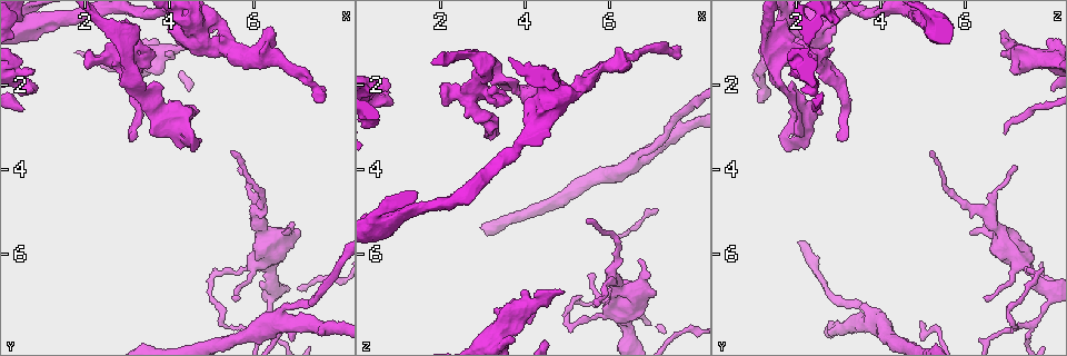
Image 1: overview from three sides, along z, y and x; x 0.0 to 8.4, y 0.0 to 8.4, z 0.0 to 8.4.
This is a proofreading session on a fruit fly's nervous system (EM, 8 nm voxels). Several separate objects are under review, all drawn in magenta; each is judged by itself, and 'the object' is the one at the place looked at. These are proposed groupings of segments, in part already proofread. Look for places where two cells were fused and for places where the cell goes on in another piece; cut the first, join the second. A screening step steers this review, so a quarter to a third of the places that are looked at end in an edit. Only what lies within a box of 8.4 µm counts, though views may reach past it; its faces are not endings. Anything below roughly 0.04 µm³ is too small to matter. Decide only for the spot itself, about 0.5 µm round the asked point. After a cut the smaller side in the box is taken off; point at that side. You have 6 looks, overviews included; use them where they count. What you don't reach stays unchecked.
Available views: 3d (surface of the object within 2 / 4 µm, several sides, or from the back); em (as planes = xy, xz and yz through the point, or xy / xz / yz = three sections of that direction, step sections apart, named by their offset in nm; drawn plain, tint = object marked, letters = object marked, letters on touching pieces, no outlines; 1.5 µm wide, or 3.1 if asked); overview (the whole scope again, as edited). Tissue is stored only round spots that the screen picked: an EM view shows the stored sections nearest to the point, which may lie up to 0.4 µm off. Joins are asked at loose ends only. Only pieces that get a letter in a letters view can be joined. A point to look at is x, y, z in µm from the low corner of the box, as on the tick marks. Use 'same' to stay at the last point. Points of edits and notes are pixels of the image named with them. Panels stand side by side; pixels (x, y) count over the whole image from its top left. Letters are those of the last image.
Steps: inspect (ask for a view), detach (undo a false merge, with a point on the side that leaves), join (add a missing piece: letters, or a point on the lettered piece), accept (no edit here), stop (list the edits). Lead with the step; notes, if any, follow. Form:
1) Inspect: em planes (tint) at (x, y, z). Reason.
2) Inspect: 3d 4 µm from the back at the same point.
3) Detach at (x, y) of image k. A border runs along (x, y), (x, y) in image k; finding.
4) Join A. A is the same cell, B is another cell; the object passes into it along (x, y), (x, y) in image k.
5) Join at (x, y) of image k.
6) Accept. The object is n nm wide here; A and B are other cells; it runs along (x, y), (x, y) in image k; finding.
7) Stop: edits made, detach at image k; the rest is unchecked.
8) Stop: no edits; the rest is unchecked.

Inspect: 3d 4 µm at (7.65, 2.45, 1.15). Branch stops here.

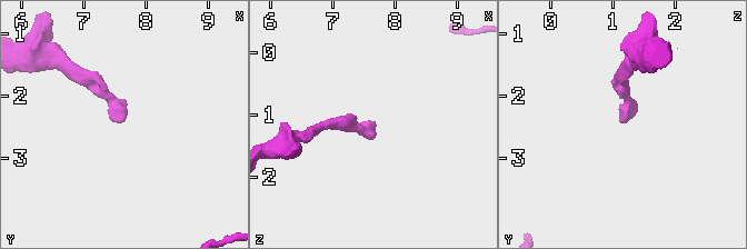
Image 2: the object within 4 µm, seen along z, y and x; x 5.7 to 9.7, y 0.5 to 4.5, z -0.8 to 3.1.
Inspect: em planes (letters) at (7.60, 2.45, 1.15). Need the tissue.

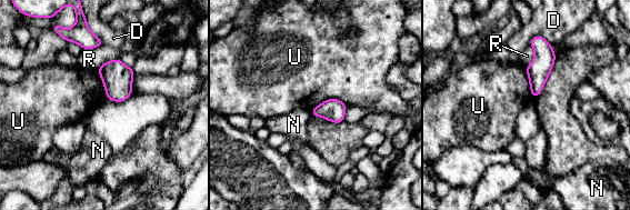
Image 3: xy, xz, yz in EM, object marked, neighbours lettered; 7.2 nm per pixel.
Accept. D, N, R and U are other cells; a border runs along (346, 104), (326, 99), (310, 110) in image 3; none of them fits.

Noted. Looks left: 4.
Inspect: em yz step 4 (letters) at (5.25, 7.45, 6.95). Closes a loop.

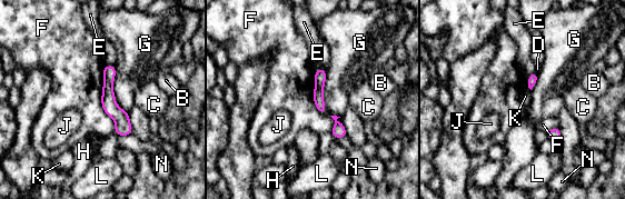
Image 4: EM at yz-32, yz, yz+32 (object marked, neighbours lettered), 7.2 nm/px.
Accept. B, C, D, E, F, G, H, J, K, L and N are other cells; it runs along (107, 68), (108, 102), (128, 131) in image 4; continuous, no second cell.

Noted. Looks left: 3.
Inspect: 3d 2 µm at (0.85, 1.70, 2.00). Branch stops here.

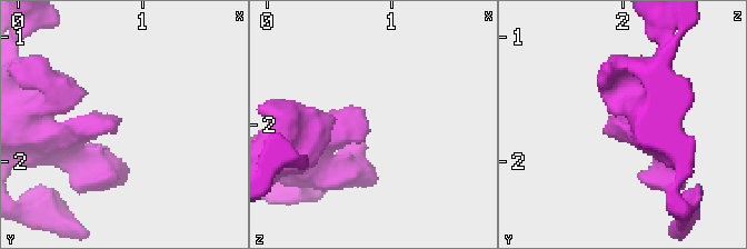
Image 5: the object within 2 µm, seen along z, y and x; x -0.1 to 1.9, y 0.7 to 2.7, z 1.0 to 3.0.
Inspect: em planes (plain) at (0.80, 1.68, 2.00). Shape alone is not enough.

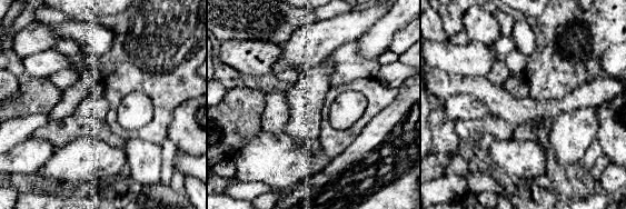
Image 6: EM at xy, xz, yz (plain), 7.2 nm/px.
Inspect: em planes (letters) at the same point. What lies round it.

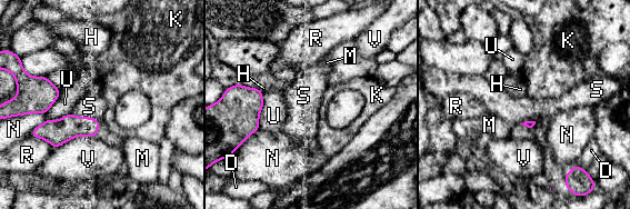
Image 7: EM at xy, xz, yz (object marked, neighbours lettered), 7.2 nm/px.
Accept. D, H, K, M, N, R, S, U and V are other cells; no lettered piece goes on from it.

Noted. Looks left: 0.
Stop: no edits; the rest is unchecked.

